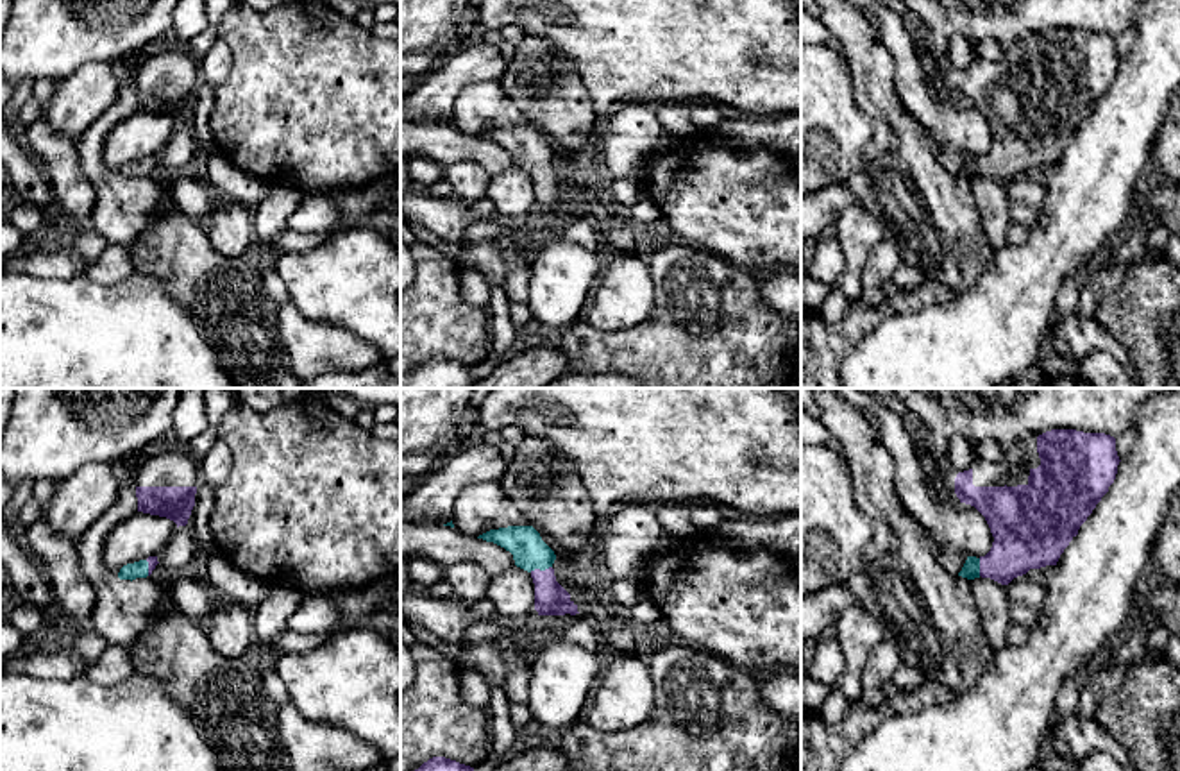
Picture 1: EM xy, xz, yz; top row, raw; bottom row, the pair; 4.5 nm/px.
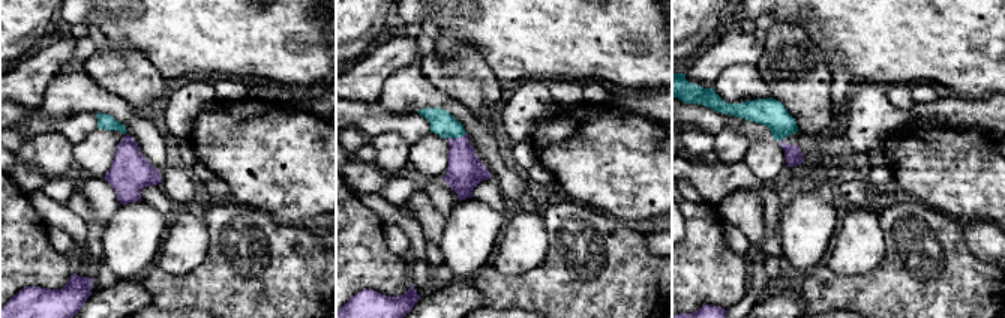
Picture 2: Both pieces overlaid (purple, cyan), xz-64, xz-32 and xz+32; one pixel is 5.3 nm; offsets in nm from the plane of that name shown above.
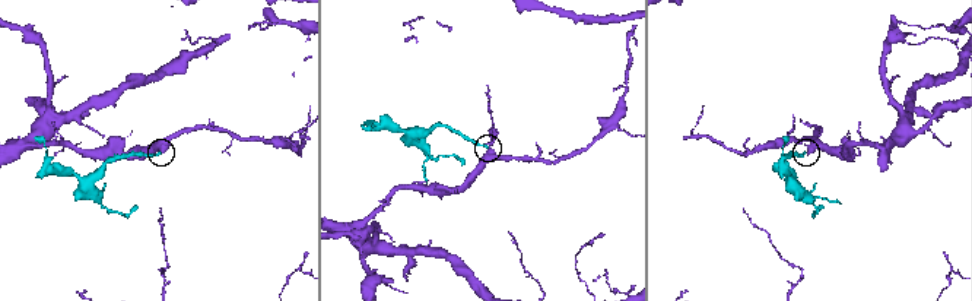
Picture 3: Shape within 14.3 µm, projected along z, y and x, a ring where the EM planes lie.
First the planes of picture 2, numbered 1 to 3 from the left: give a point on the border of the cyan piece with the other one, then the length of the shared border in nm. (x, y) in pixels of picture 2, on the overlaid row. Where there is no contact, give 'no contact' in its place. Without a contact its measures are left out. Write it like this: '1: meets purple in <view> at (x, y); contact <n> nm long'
1: no contact
2: meets purple in xz-32 at (456, 138); contact 100 nm long
3: no contact

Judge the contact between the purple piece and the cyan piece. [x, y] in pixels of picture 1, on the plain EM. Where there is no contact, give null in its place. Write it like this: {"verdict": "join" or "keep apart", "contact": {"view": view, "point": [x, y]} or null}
{"verdict": "join", "contact": {"view": "xz", "point": [539, 169]}}

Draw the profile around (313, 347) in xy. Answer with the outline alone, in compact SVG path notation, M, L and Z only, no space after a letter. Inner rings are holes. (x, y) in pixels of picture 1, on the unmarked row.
M291 302L279 306L277 333L300 381L331 372L358 372L384 356L363 338L340 326L313 322Z

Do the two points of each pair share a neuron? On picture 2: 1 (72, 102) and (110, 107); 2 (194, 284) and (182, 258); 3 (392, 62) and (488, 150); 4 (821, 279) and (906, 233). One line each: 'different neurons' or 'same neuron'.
1: same neuron
2: different neurons
3: different neurons
4: same neuron

